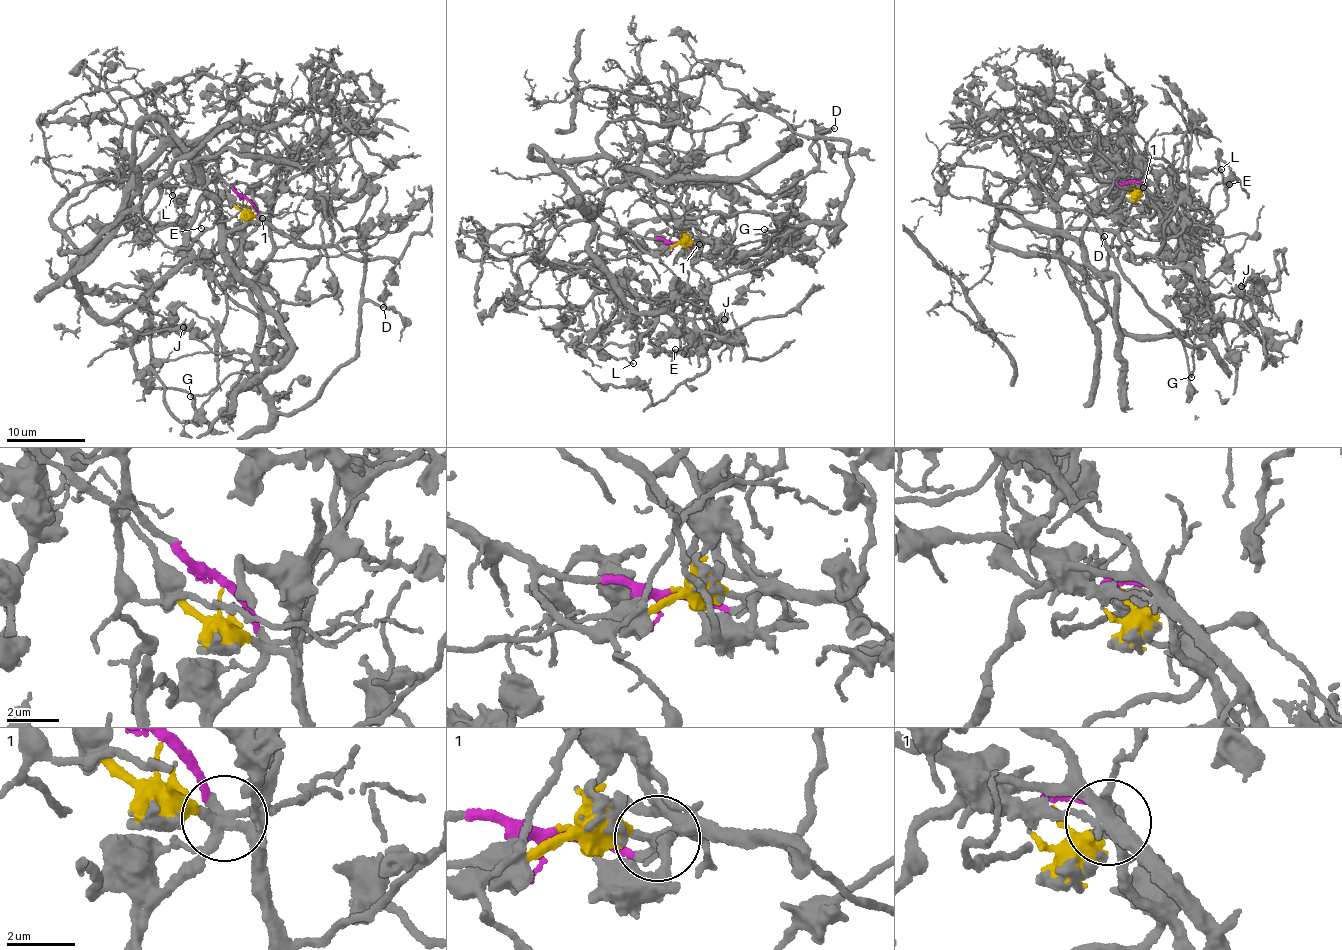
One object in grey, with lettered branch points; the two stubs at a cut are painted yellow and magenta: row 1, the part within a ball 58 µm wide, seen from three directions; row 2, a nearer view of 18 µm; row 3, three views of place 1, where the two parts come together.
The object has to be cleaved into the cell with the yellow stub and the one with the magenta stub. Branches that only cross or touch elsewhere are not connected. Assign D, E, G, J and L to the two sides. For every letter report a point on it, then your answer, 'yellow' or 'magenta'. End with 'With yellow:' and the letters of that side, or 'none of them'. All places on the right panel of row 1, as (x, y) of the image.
D: at (1104, 236); yellow
E: at (1229, 184); magenta
G: at (1191, 377); magenta
J: at (1241, 286); magenta
L: at (1221, 169); magenta
With yellow: D

